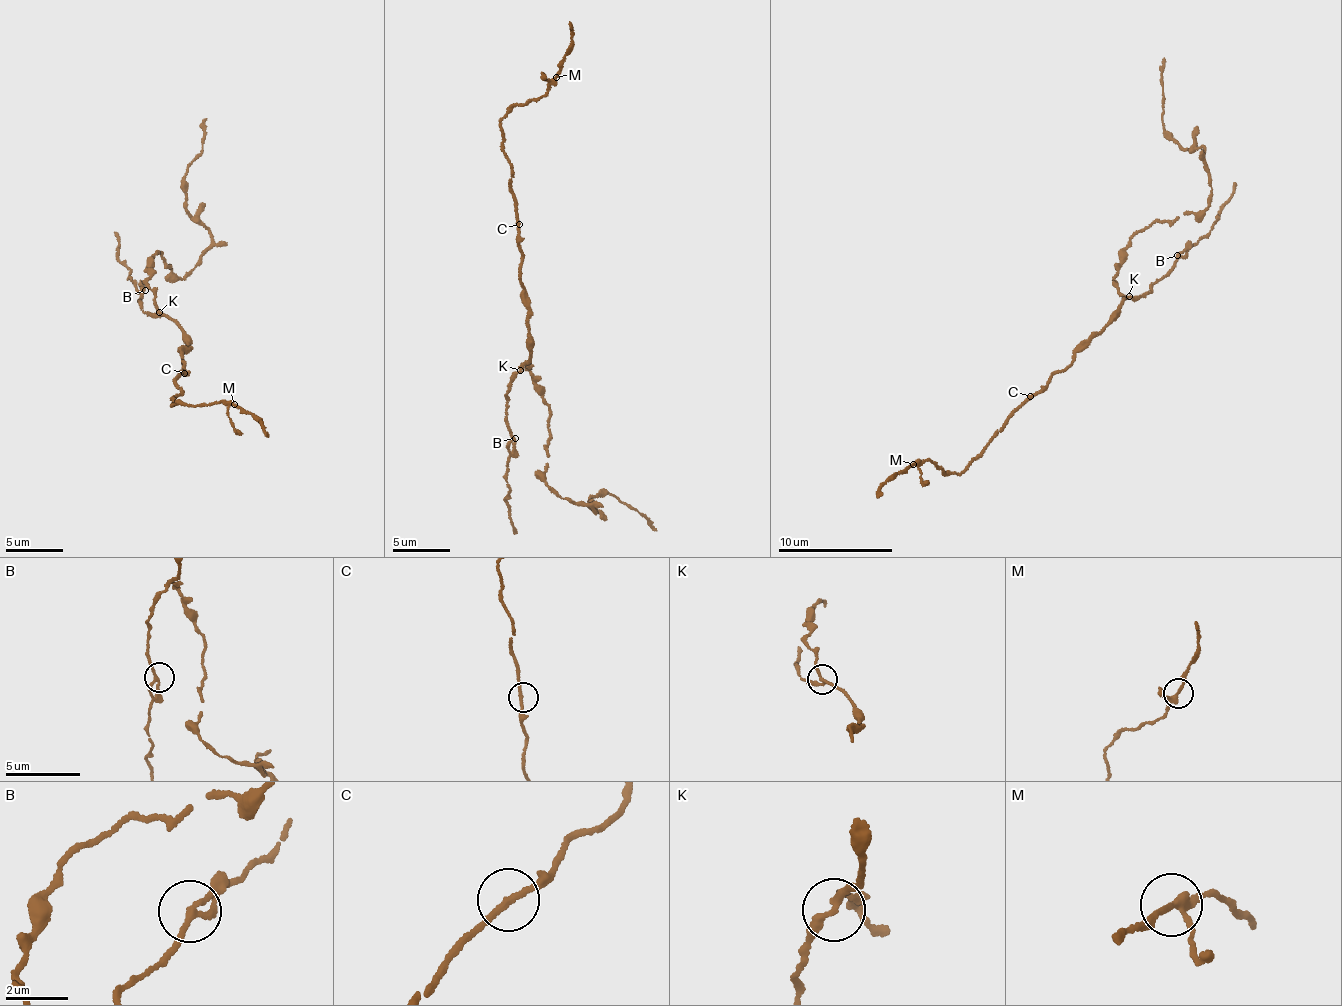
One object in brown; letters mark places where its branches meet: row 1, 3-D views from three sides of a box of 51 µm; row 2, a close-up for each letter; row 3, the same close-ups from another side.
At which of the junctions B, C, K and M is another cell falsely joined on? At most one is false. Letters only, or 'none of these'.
none of these

